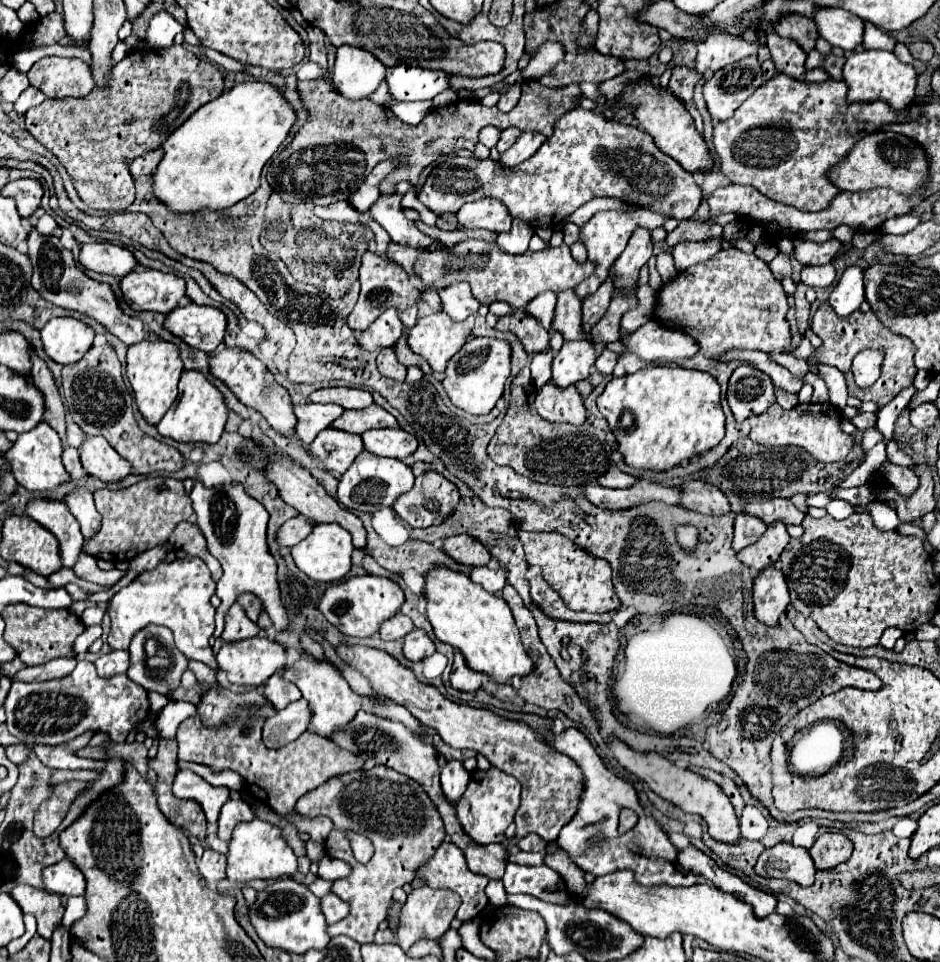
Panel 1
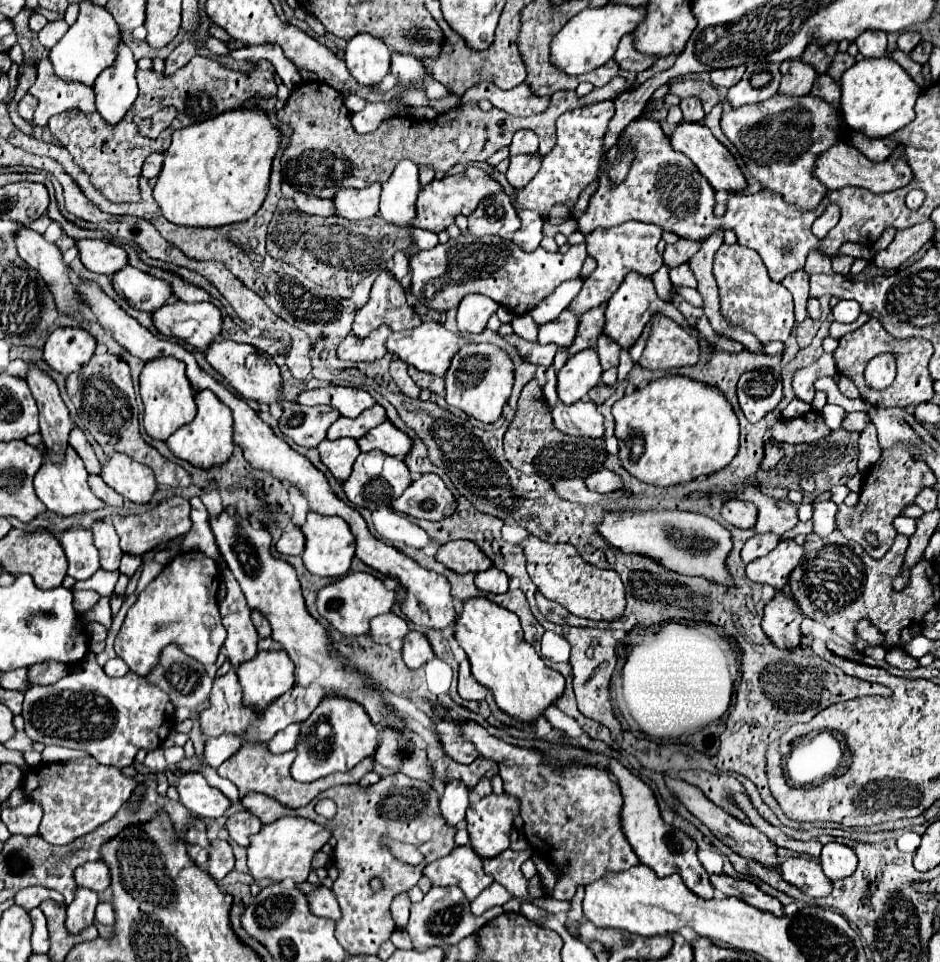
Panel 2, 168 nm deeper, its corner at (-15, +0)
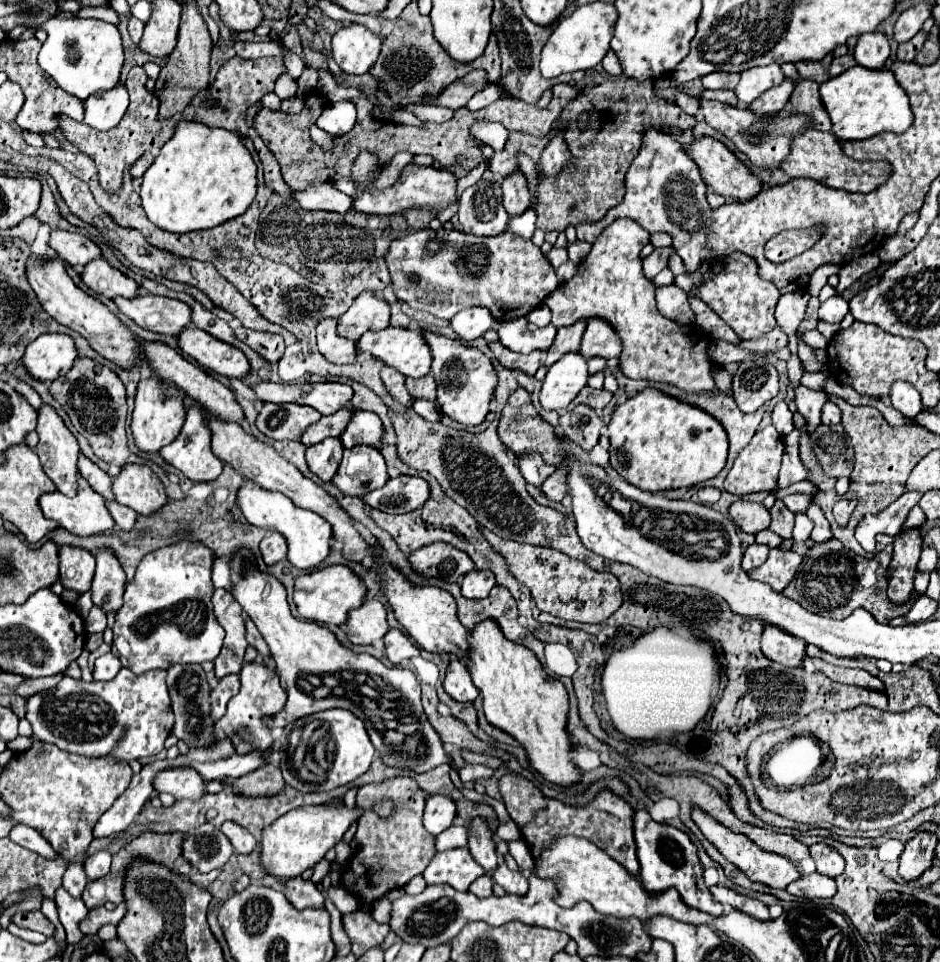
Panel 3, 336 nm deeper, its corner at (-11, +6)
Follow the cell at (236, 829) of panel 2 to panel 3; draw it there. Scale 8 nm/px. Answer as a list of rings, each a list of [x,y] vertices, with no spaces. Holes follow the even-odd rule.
[[[225,822],[223,824],[223,834],[229,838],[229,842],[233,844],[237,854],[251,854],[257,846],[257,840],[245,828],[241,828],[235,822]]]

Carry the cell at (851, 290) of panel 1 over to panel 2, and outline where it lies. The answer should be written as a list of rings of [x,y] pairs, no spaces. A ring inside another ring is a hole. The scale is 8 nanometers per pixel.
[[[839,300],[839,304],[833,308],[833,318],[837,322],[855,322],[861,314],[859,304],[855,300]]]

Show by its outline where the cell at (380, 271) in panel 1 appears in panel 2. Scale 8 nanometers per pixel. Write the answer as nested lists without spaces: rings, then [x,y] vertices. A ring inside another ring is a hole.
[[[383,270],[377,276],[369,302],[361,310],[357,310],[353,334],[357,338],[365,338],[381,324],[387,324],[393,330],[411,330],[423,324],[415,306],[407,304],[405,288],[389,270]]]

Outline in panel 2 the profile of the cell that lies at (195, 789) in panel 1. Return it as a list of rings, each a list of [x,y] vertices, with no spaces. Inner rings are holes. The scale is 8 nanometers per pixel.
[[[197,772],[185,774],[179,780],[177,790],[181,804],[197,816],[217,820],[223,816],[223,812],[227,812],[227,808],[231,808],[231,800],[221,790],[209,786],[207,780]]]

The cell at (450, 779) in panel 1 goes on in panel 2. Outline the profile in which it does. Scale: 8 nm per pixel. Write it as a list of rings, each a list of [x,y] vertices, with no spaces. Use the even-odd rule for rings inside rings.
[[[451,780],[445,786],[441,796],[441,814],[447,824],[457,826],[465,818],[465,810],[469,808],[469,794],[471,790],[461,780]]]

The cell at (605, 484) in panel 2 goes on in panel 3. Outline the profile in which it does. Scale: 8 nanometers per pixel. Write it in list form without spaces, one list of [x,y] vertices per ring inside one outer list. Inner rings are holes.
[[[557,468],[557,470],[539,486],[539,490],[541,490],[551,502],[561,502],[563,496],[567,494],[565,476],[567,476],[567,470],[565,470],[565,468]]]

